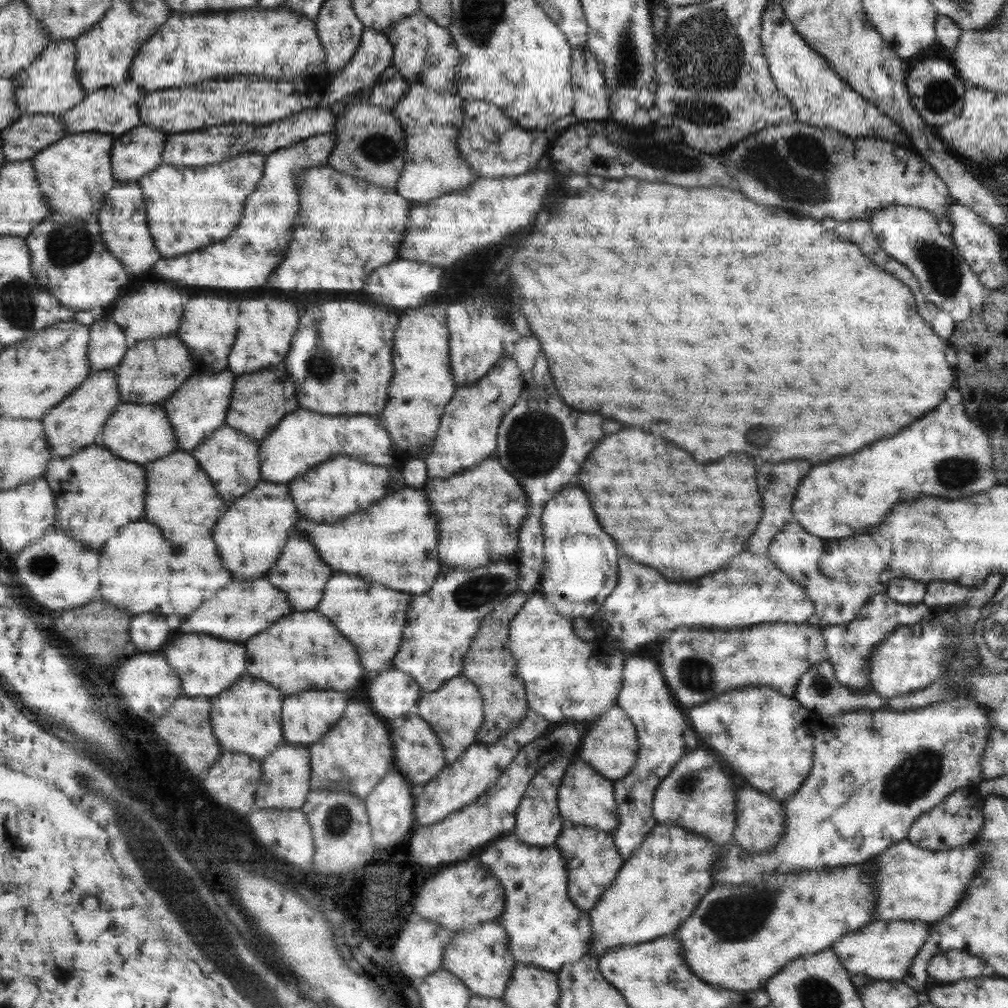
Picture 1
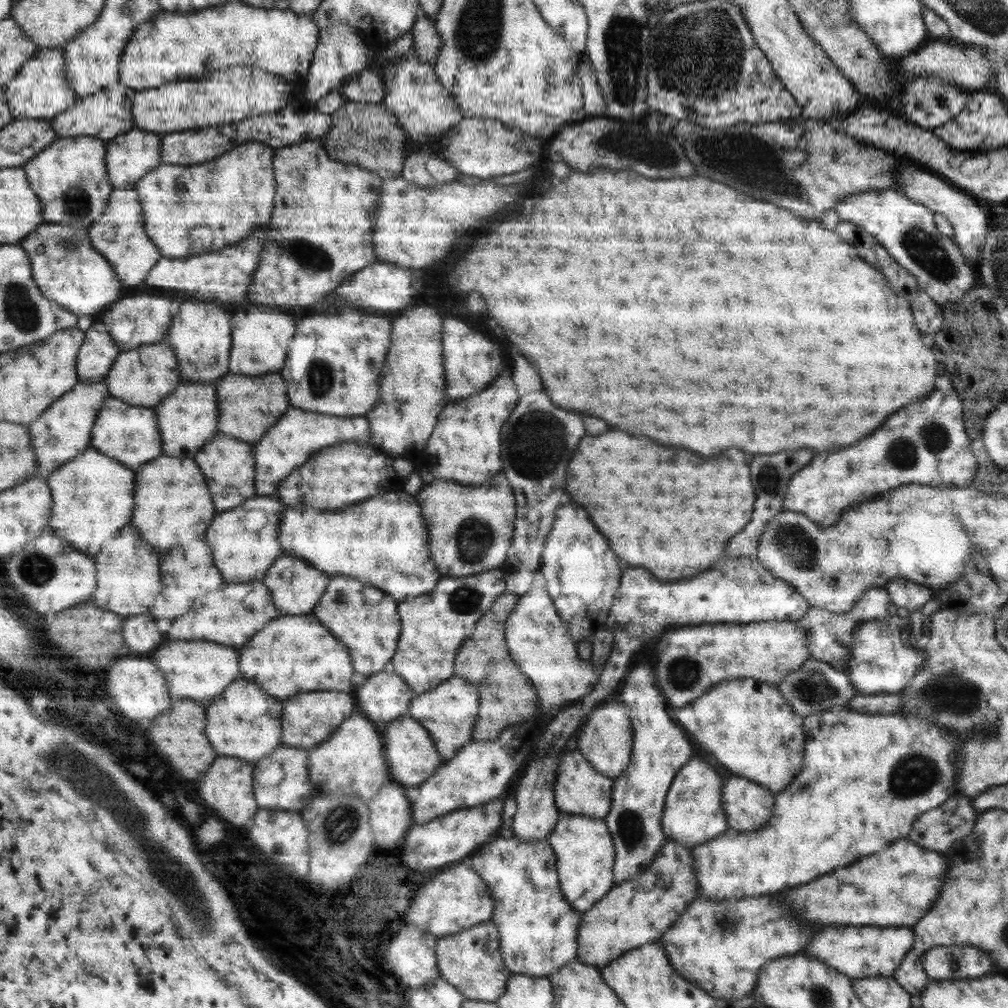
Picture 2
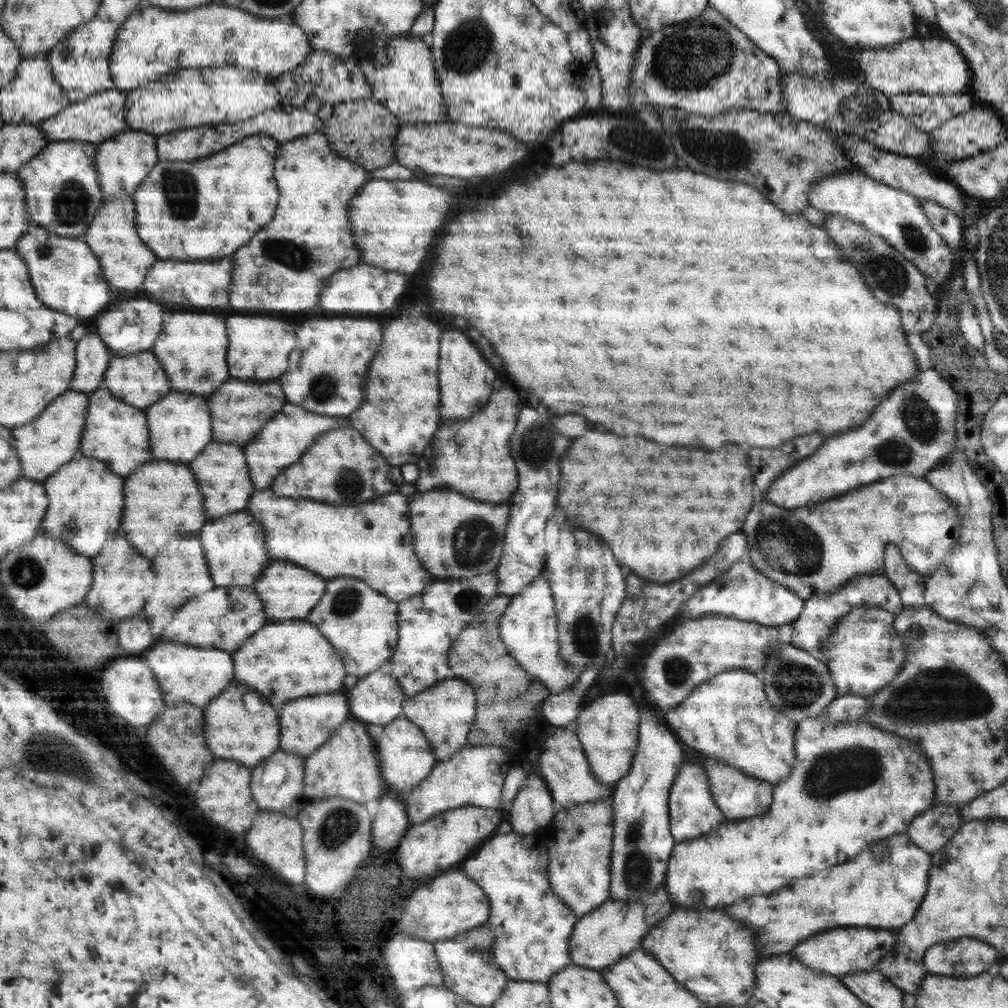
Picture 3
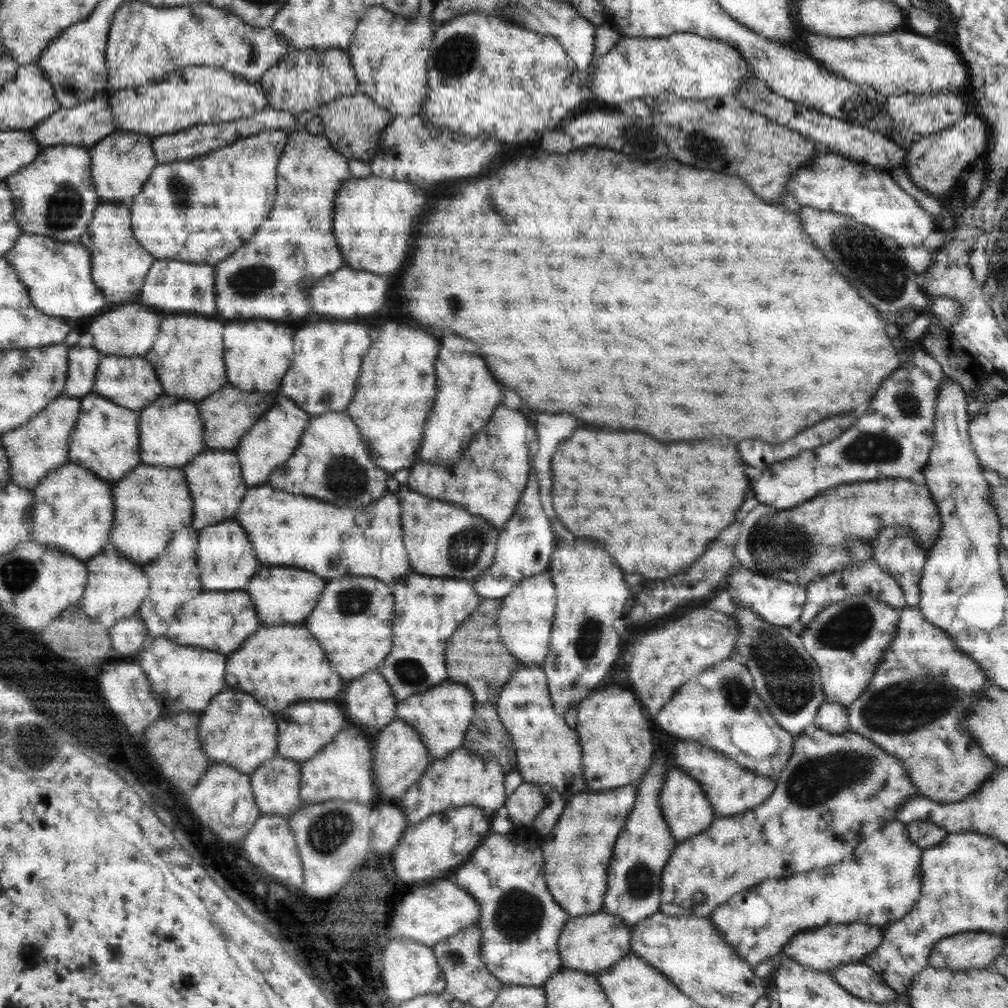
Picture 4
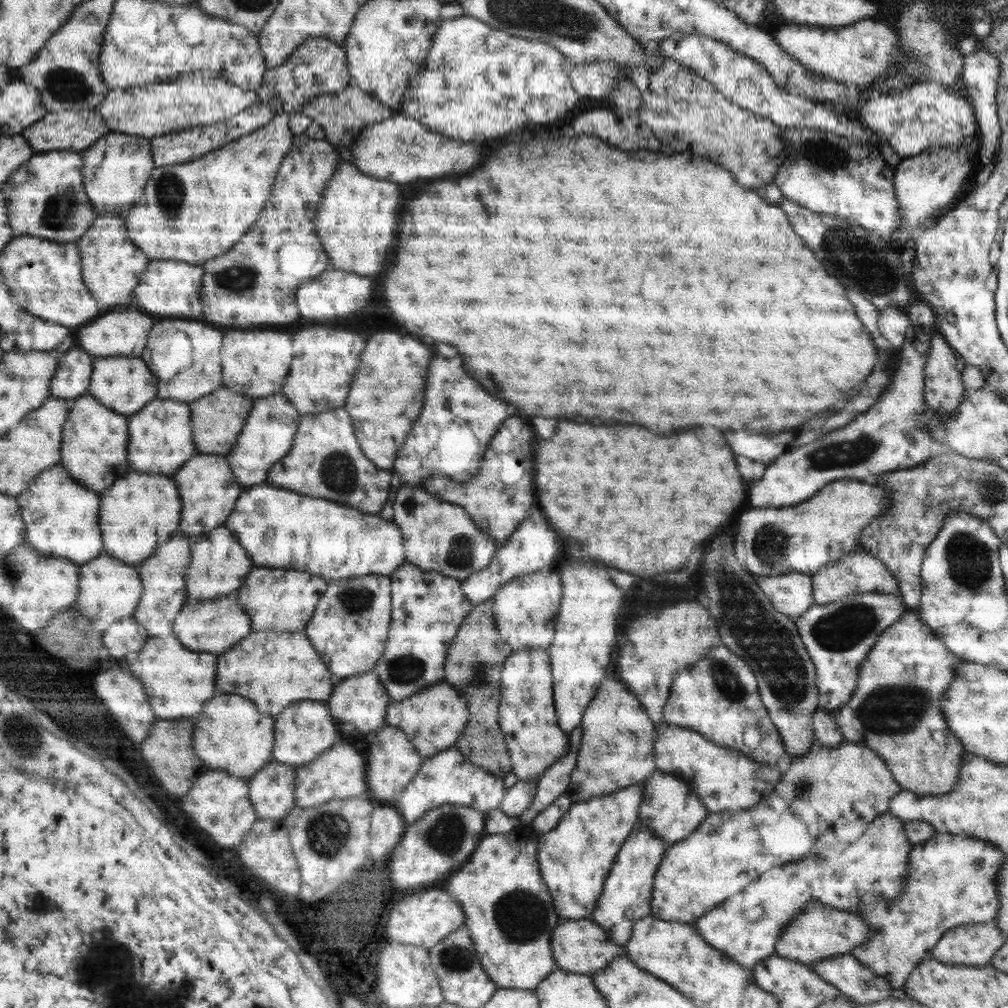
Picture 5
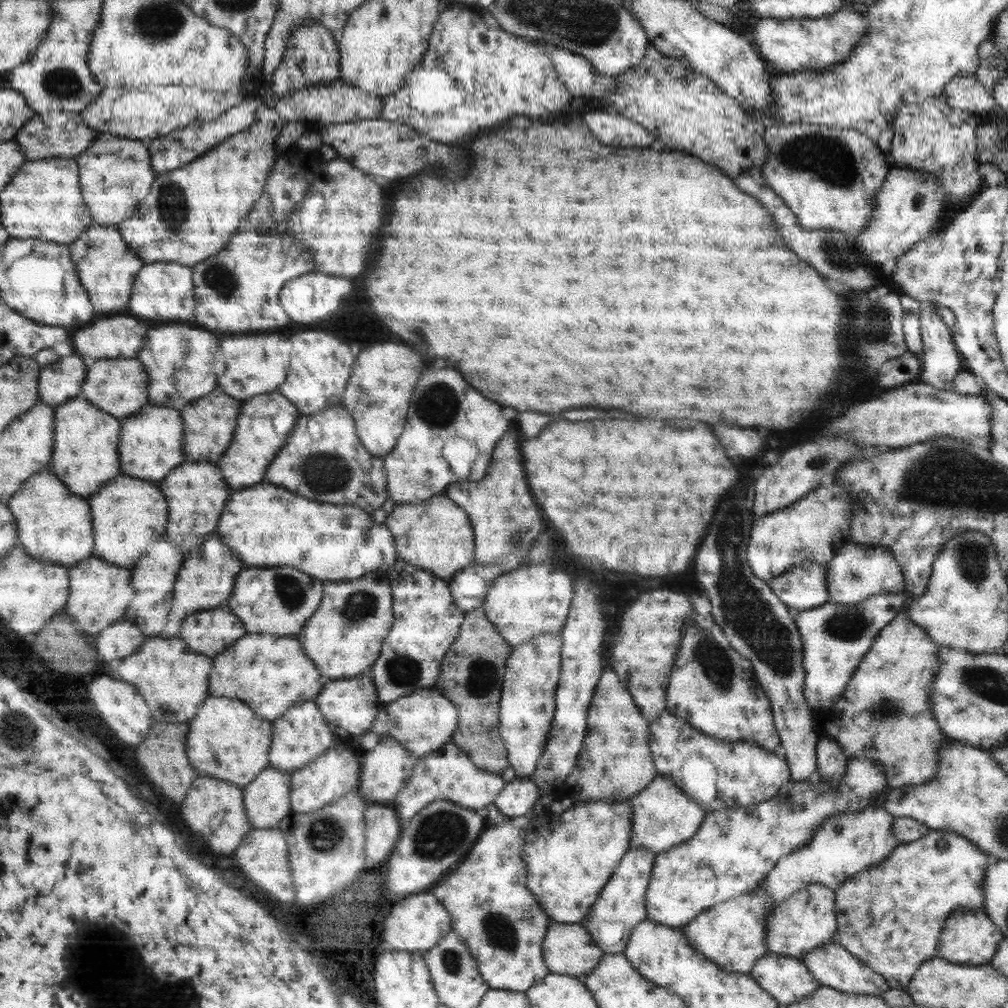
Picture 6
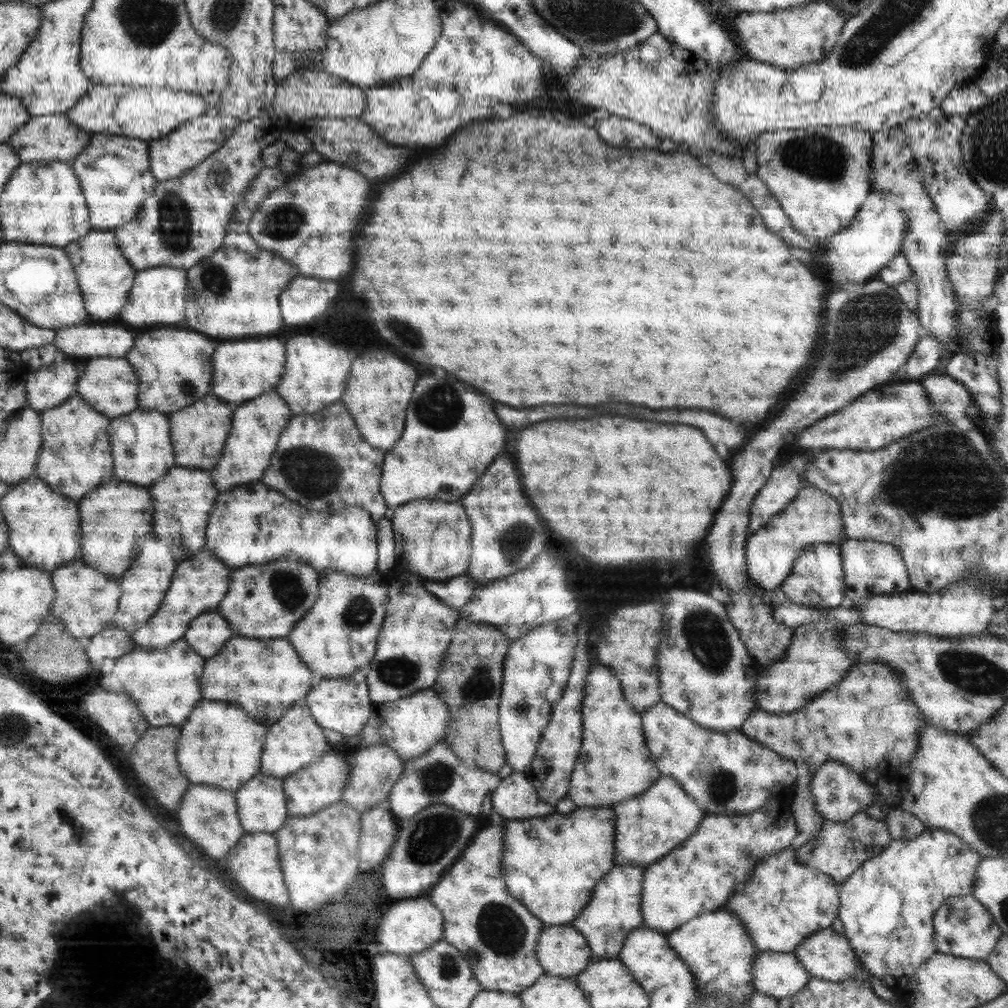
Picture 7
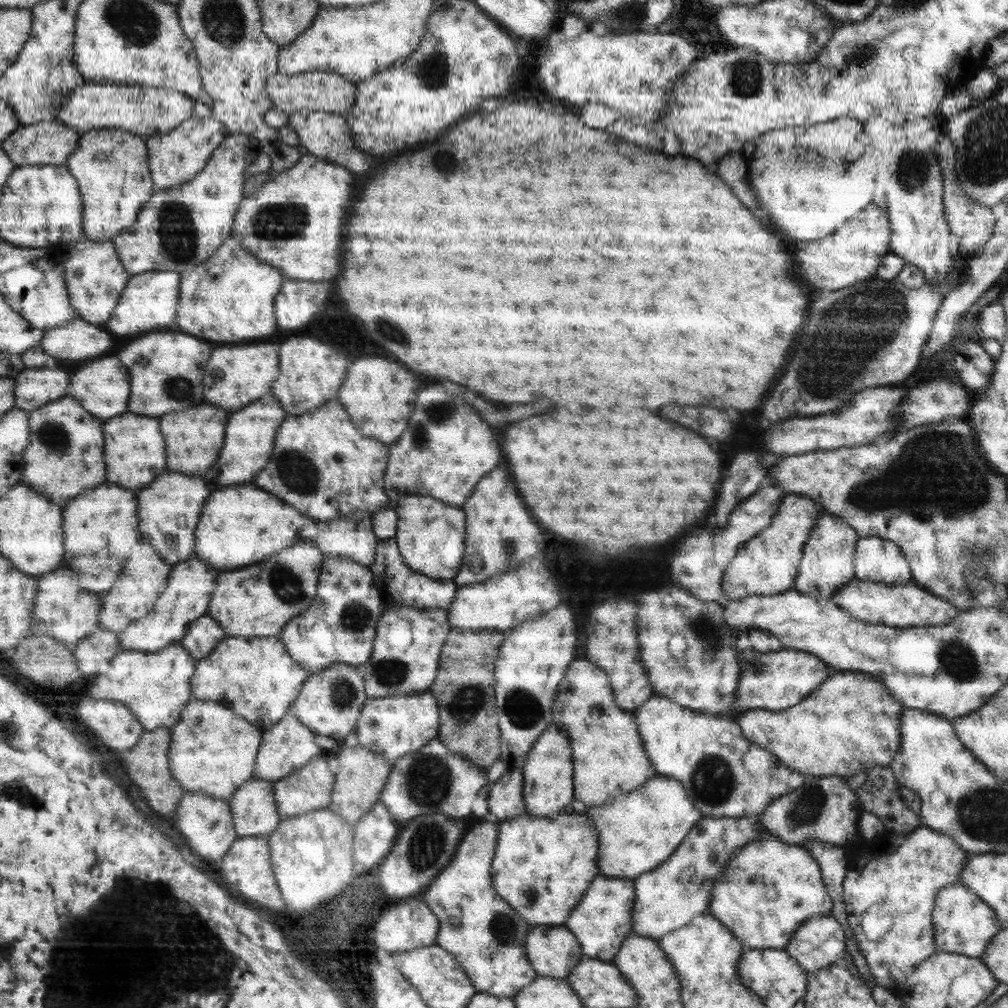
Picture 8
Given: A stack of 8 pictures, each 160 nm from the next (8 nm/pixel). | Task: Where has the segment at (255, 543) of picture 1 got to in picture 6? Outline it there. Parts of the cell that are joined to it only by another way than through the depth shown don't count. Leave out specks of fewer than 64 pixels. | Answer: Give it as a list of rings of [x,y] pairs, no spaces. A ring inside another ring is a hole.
[[[211,531],[209,536],[205,536],[205,540],[202,540],[201,544],[191,548],[186,556],[191,556],[191,562],[189,562],[189,558],[182,559],[183,564],[177,572],[177,582],[173,586],[171,610],[167,614],[167,624],[165,624],[163,632],[157,637],[171,638],[177,636],[180,629],[179,620],[183,620],[185,616],[189,616],[195,610],[215,608],[215,606],[221,605],[223,600],[228,600],[229,594],[233,590],[235,576],[245,566],[238,560],[237,555],[230,551],[229,547],[219,542],[215,531]]]

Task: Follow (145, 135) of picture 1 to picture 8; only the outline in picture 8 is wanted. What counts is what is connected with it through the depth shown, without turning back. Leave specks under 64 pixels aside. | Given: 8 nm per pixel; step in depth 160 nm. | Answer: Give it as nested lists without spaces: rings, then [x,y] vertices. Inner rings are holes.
[[[97,128],[82,133],[64,166],[77,180],[83,208],[83,235],[91,240],[109,241],[121,230],[131,227],[141,204],[153,192],[144,138],[131,132]]]

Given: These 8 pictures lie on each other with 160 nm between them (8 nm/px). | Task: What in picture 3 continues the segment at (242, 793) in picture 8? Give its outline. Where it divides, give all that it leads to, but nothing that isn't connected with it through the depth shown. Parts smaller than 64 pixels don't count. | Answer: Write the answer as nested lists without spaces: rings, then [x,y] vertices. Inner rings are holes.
[[[282,750],[273,751],[266,759],[250,769],[250,793],[261,811],[275,811],[295,818],[298,812],[309,802],[302,793],[304,757]]]

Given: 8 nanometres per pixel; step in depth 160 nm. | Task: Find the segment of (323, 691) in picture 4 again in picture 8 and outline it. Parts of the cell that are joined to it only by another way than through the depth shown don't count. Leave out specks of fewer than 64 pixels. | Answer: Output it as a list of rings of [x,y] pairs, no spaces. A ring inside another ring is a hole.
[[[224,636],[213,648],[209,656],[196,660],[193,674],[189,679],[190,693],[193,699],[218,702],[229,708],[237,716],[247,720],[260,731],[267,730],[289,710],[290,704],[297,698],[303,681],[309,675],[294,660],[289,658],[283,644],[276,636],[234,637]]]

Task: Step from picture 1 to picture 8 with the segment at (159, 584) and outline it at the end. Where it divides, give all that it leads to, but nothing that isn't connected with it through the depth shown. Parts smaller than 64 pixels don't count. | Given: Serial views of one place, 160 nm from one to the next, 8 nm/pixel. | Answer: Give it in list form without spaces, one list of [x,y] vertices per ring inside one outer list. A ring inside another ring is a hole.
[[[65,565],[55,572],[44,572],[36,580],[37,592],[33,601],[31,616],[41,624],[41,629],[55,640],[65,643],[72,651],[75,645],[97,626],[97,614],[101,610],[103,596],[93,594],[78,585],[78,576]]]

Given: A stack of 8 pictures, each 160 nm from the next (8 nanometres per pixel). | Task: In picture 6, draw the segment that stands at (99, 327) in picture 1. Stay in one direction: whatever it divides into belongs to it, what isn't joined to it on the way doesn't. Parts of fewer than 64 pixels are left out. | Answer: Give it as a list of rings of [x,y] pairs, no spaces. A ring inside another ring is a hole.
[[[72,354],[53,363],[40,365],[37,375],[38,402],[51,408],[61,405],[80,392],[85,368],[81,358]]]

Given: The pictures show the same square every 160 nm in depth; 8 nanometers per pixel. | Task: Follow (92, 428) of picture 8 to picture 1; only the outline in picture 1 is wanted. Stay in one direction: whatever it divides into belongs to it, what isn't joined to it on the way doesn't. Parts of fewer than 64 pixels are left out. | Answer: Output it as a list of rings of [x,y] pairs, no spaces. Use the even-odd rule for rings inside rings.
[[[121,403],[105,421],[100,446],[123,460],[142,466],[178,450],[176,436],[161,405]]]

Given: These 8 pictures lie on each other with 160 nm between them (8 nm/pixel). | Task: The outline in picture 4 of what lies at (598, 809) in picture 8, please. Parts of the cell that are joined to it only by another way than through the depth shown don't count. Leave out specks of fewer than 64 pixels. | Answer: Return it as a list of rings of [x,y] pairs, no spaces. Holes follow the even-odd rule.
[[[670,766],[664,774],[662,787],[658,792],[658,803],[665,825],[675,843],[696,836],[702,830],[707,829],[715,816],[715,812],[699,784],[682,770],[673,766]]]

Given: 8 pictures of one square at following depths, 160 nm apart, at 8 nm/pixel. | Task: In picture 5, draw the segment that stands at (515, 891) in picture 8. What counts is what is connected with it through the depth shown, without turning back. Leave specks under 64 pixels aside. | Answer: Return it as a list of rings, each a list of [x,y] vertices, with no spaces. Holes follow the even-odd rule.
[[[644,783],[570,803],[565,814],[548,832],[538,834],[535,860],[549,892],[554,911],[562,919],[591,919],[596,900],[619,847],[638,822],[637,813]]]

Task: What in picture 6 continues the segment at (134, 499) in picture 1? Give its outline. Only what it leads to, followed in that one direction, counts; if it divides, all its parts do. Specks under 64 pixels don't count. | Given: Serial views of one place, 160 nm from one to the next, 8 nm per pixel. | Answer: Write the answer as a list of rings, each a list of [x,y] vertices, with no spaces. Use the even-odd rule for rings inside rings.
[[[48,469],[25,479],[6,505],[14,518],[14,527],[22,549],[35,560],[49,561],[61,566],[93,556],[92,524],[89,505],[85,498],[73,494]]]

